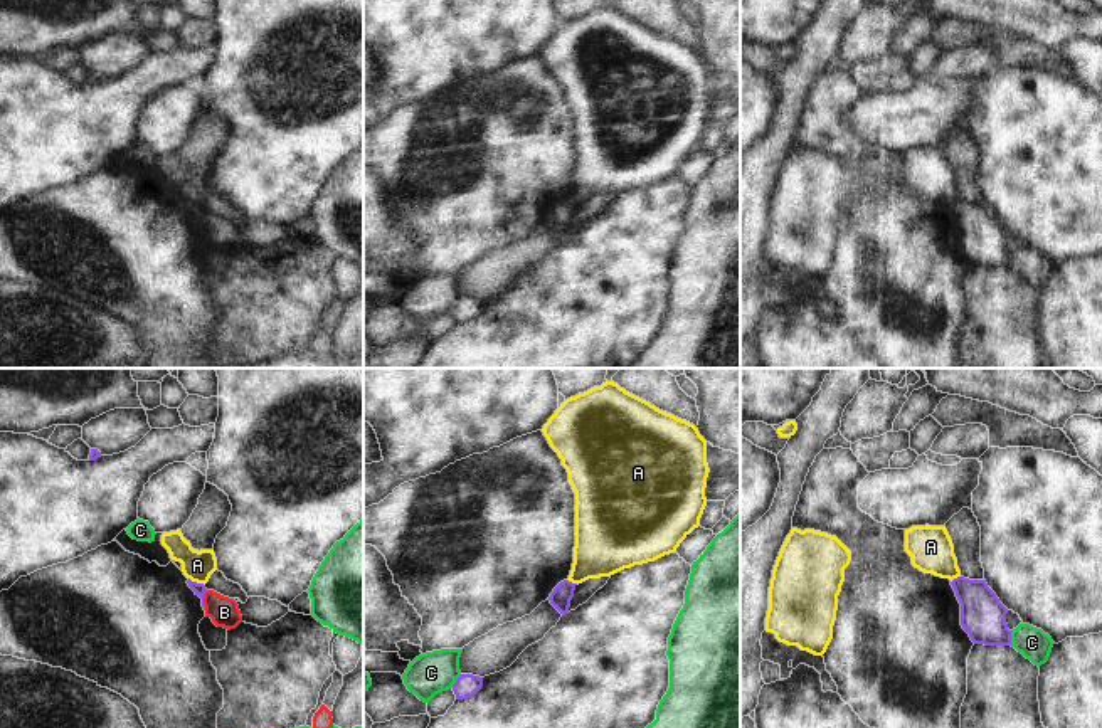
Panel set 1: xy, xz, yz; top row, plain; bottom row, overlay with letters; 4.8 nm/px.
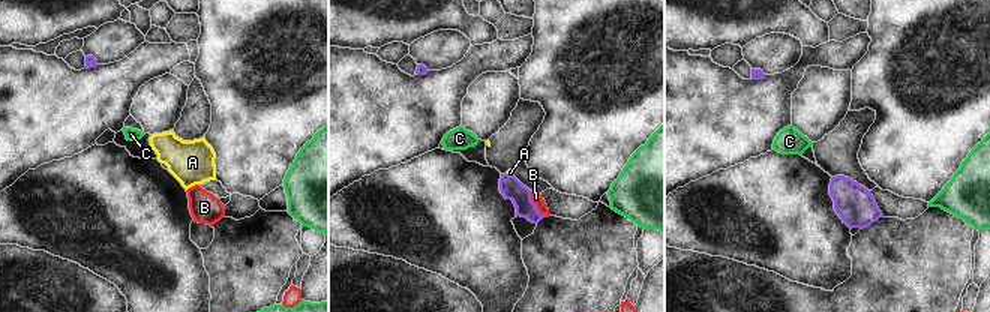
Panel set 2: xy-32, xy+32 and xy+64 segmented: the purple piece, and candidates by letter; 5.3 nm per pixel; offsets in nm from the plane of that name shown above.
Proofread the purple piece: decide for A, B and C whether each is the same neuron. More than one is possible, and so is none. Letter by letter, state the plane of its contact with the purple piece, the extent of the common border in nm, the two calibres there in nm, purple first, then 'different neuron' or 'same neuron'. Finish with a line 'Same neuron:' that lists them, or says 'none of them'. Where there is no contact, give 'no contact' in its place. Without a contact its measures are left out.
A: xy | 90 nm | 60/140 nm | different neuron
B: xy | 100 nm | 20/140 nm | different neuron
C: yz | 70 nm | 220/150 nm | different neuron
Same neuron: none of them

